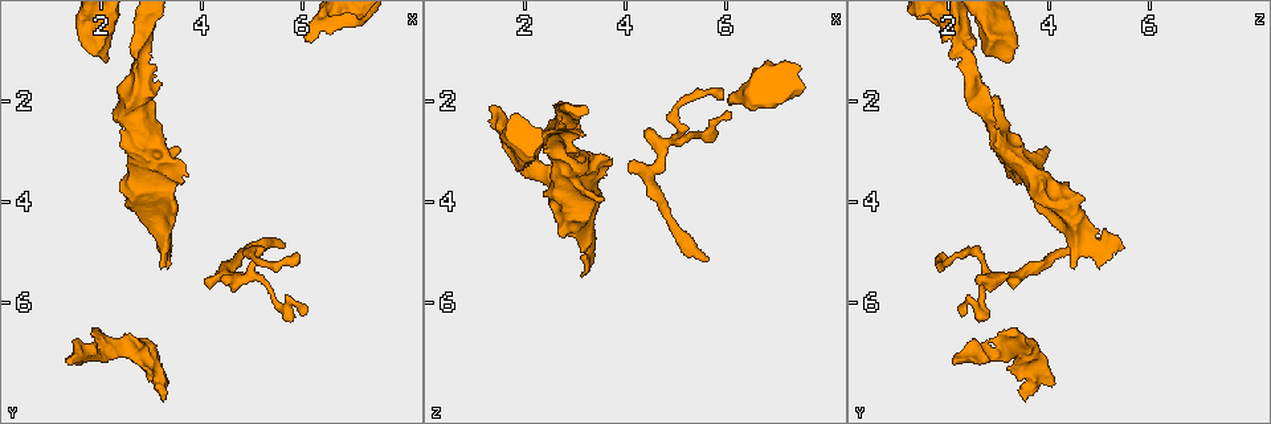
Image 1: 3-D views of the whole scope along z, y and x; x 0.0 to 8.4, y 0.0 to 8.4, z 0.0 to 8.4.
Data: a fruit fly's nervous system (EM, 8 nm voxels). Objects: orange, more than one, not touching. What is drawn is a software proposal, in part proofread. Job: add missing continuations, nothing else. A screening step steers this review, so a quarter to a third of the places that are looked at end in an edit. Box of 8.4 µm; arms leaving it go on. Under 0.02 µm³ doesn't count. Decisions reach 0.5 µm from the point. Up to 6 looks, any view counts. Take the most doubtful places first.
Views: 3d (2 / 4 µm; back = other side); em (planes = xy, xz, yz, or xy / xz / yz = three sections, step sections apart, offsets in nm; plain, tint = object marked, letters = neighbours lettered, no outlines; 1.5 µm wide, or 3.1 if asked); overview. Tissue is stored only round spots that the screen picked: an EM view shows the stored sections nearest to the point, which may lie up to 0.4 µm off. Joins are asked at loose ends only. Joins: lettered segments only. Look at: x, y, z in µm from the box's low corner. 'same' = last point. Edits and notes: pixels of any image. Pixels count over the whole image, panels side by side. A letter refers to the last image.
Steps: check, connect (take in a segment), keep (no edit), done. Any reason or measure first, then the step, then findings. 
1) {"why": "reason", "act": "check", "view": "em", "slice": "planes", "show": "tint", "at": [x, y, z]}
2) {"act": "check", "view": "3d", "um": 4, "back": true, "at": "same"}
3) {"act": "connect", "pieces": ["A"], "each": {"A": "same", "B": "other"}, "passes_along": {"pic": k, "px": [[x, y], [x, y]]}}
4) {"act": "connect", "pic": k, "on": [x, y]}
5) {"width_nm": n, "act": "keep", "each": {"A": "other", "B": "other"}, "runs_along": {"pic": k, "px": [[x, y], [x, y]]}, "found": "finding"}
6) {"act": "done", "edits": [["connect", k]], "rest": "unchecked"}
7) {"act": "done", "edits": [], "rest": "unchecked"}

{"why": "an open end", "act": "check", "view": "3d", "um": 2, "at": [2.05, 1.25, 3.30]}

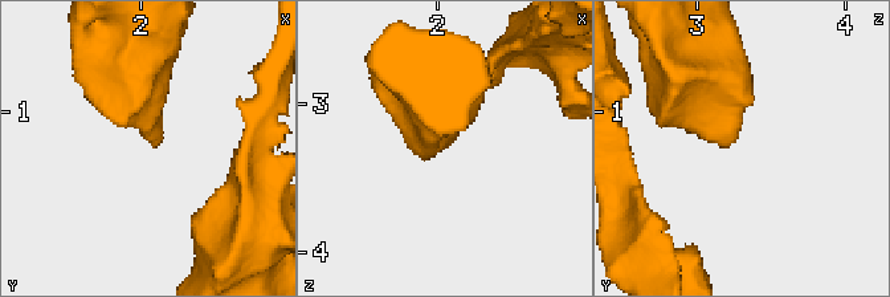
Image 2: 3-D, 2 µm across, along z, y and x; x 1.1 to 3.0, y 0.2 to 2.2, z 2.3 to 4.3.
{"why": "now the EM", "act": "check", "view": "em", "slice": "planes", "show": "letters", "at": [2.08, 1.22, 3.22]}

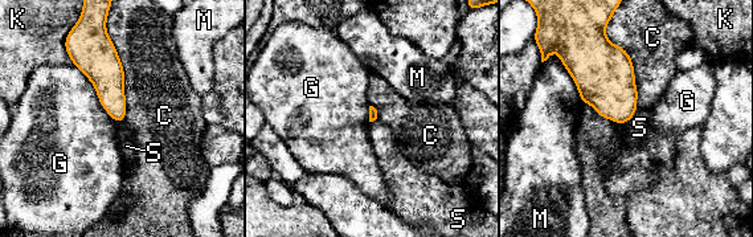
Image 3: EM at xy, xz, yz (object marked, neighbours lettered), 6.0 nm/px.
{"act": "keep", "each": {"C": "other", "G": "other", "K": "other", "M": "other", "S": "other"}, "found": "no lettered segment goes on from it"}

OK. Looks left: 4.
{"act": "check", "view": "em", "slice": "xy", "step": 8, "show": "letters", "at": [2.95, 7.40, 3.30]}

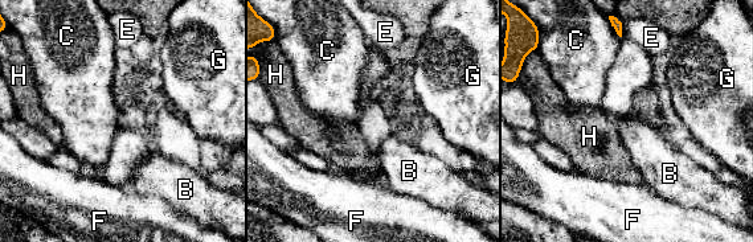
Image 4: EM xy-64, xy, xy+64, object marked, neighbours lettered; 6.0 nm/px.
{"act": "check", "view": "em", "slice": "planes", "show": "letters", "at": "same"}

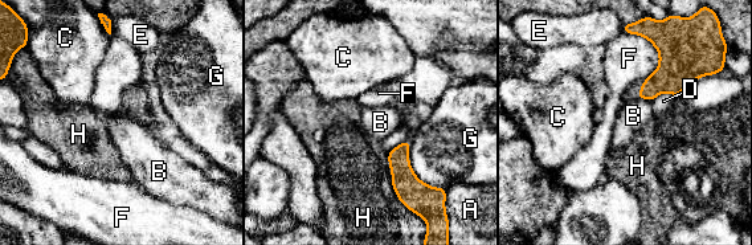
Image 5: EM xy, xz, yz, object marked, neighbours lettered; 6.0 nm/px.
{"act": "keep", "each": {"A": "other", "B": "other", "C": "other", "D": "other", "E": "other", "F": "other", "G": "other", "H": "other"}, "border": {"pic": 5, "px": [[675, 96], [659, 93], [652, 102]]}, "found": "none of them fits"}

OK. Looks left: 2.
{"why": "stops while still wide", "act": "check", "view": "em", "slice": "planes", "show": "letters", "at": [2.40, 2.90, 2.95]}

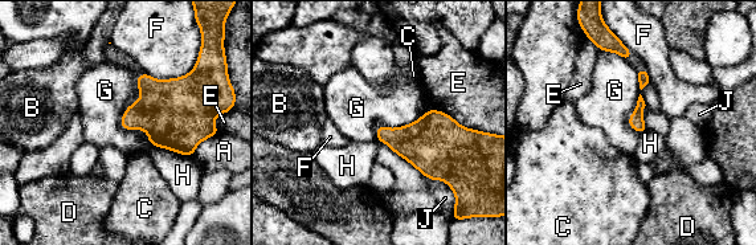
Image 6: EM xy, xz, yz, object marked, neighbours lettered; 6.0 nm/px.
{"act": "keep", "each": {"A": "other", "B": "other", "C": "other", "D": "other", "E": "other", "F": "other", "G": "other", "H": "other", "J": "other"}, "border": {"pic": 6, "px": [[137, 77], [121, 125], [151, 145]]}, "found": "no lettered segment goes on from it"}

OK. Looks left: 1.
{"act": "done", "edits": [], "rest": "unchecked"}

